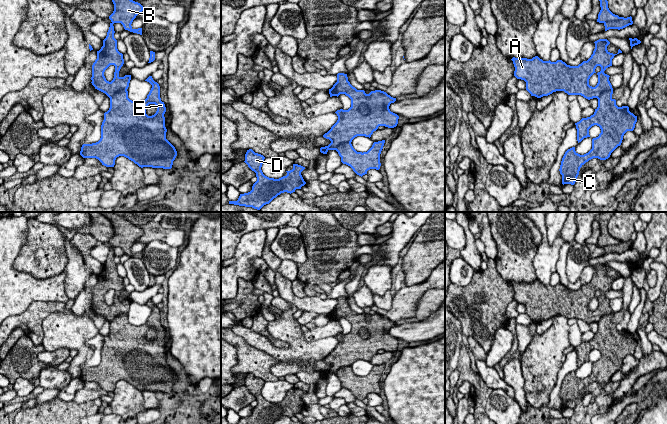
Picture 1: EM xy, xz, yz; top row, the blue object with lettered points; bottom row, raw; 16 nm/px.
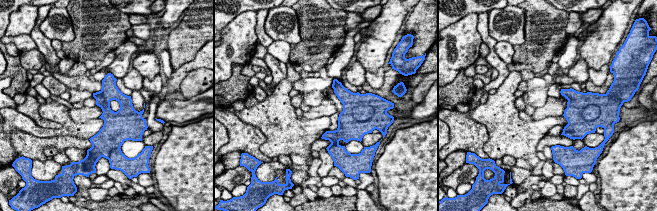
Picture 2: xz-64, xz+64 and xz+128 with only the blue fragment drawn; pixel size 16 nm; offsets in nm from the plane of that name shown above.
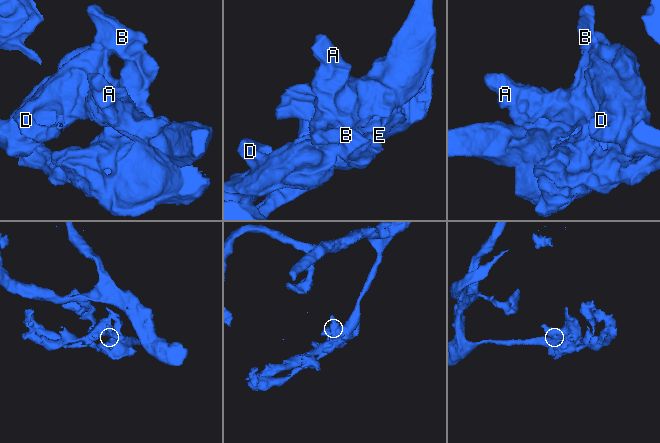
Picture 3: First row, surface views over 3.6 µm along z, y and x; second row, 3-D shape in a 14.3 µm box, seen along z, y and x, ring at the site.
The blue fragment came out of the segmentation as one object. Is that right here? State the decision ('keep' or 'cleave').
cleave

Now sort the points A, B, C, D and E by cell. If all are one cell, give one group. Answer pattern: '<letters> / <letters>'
A D / B C E

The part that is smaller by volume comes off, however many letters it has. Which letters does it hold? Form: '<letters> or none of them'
B, C, E

